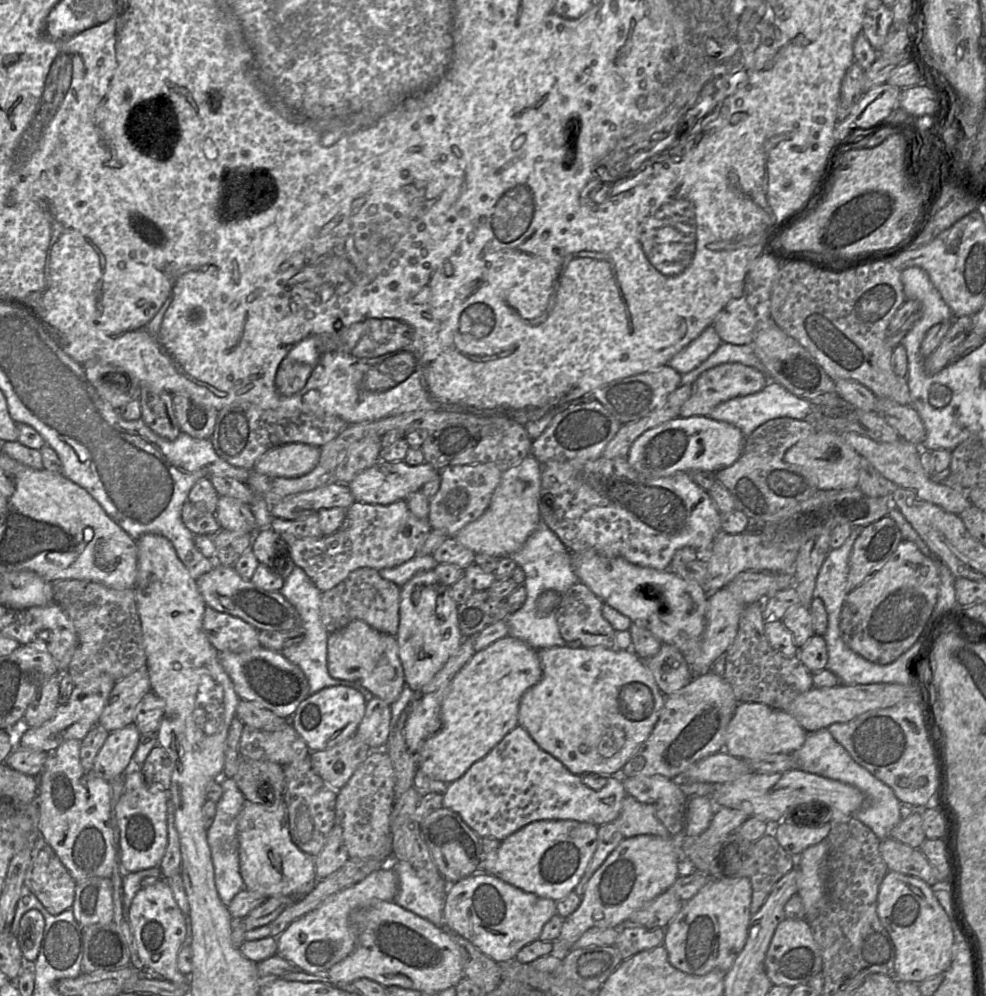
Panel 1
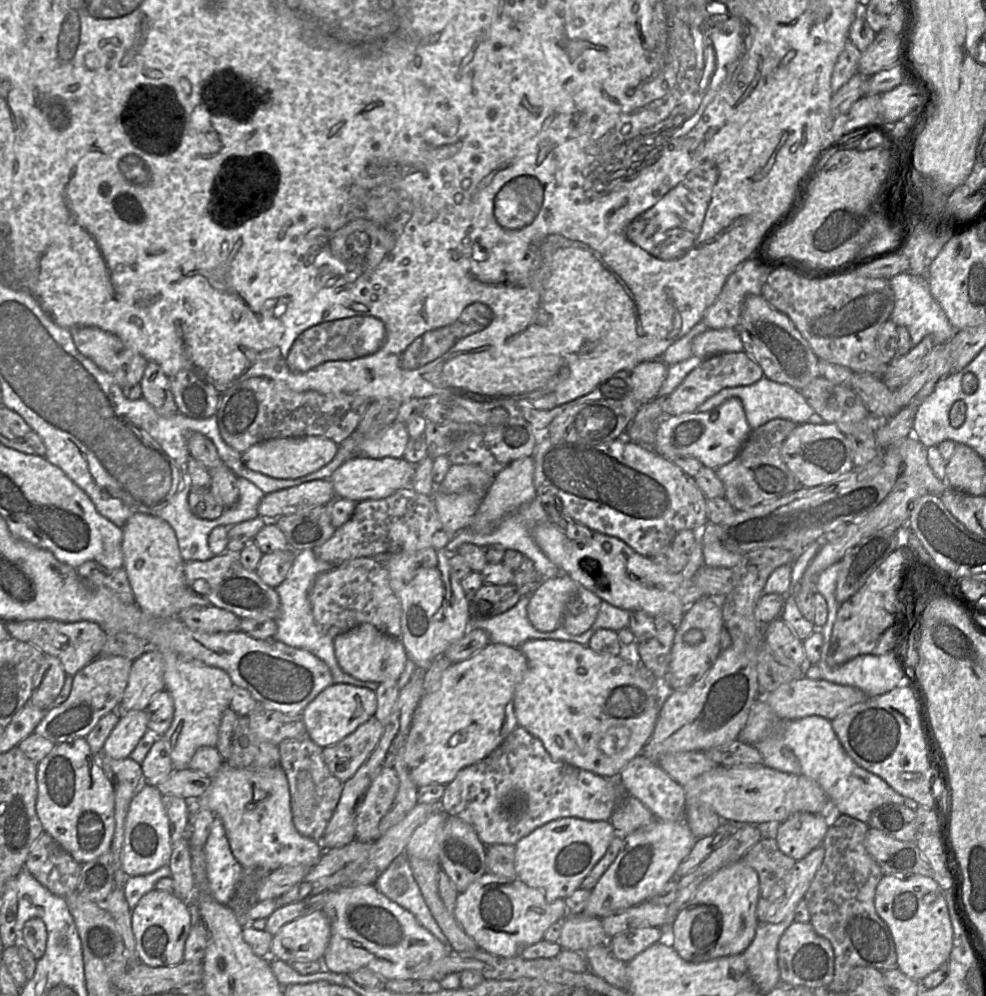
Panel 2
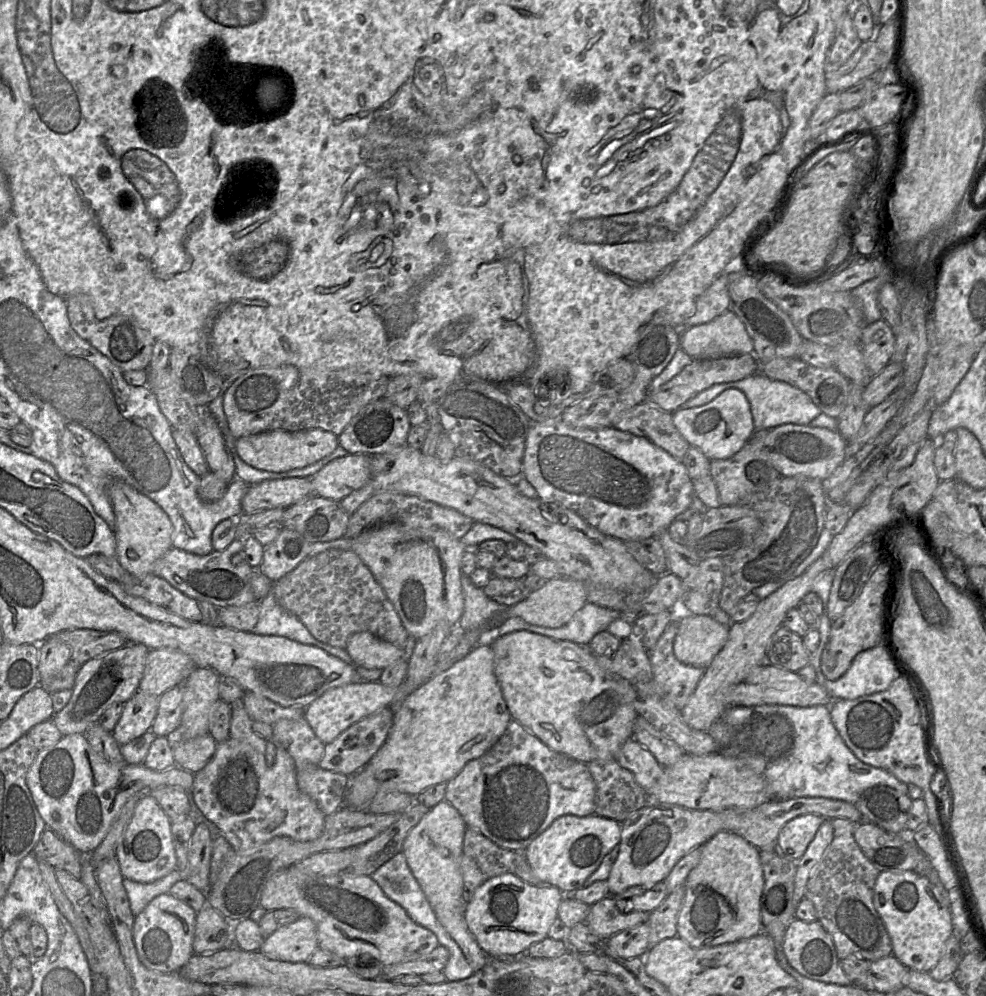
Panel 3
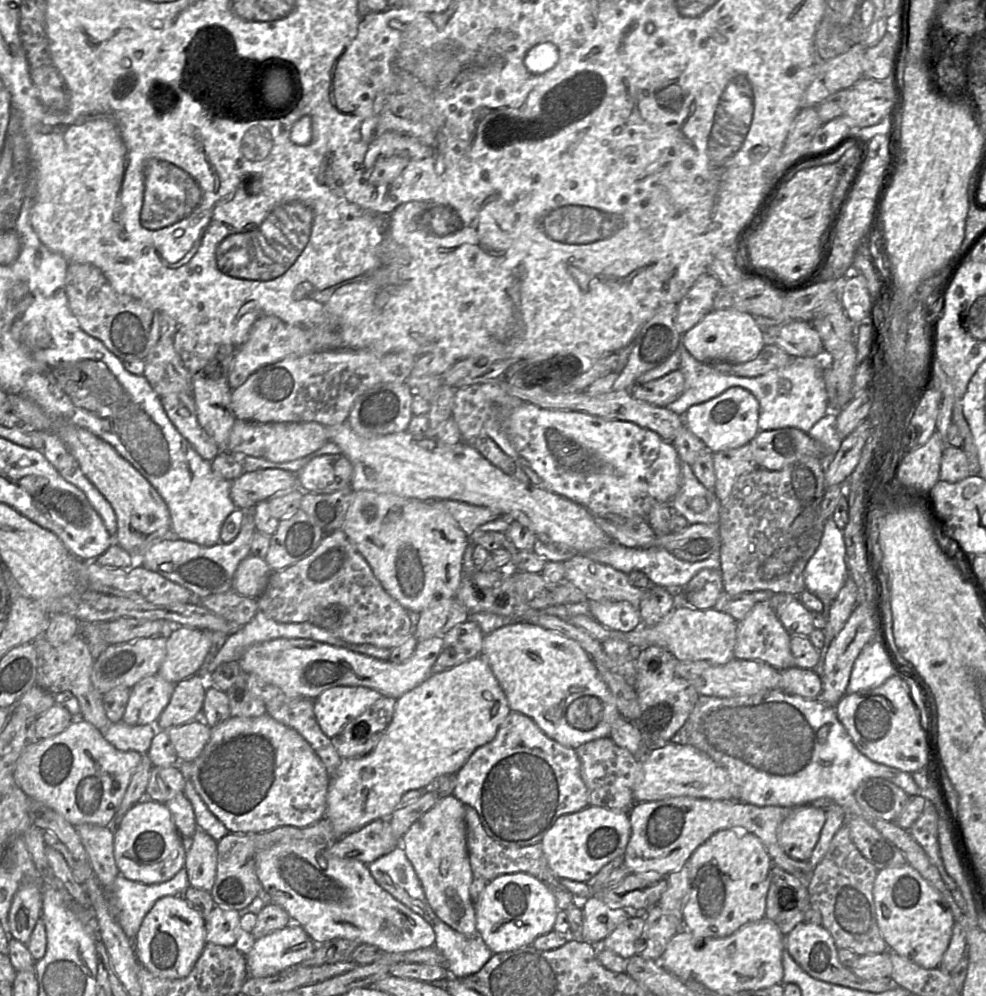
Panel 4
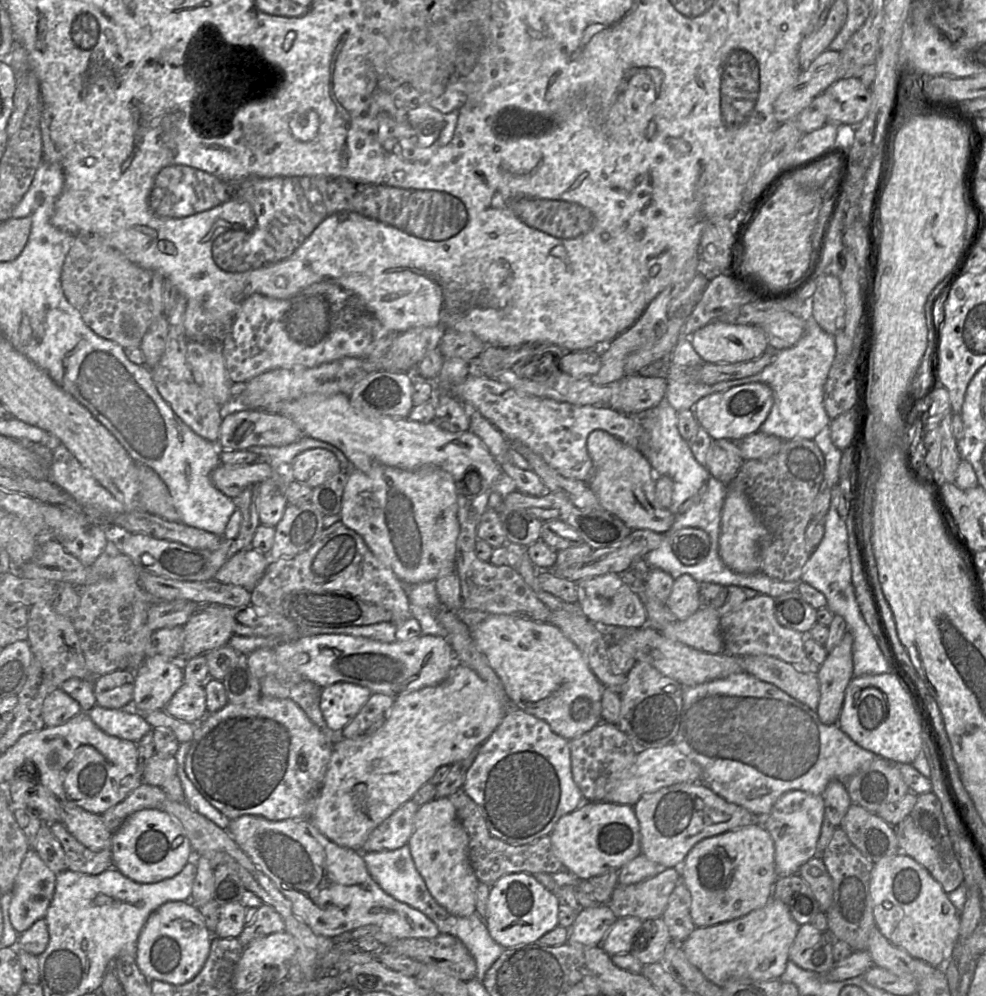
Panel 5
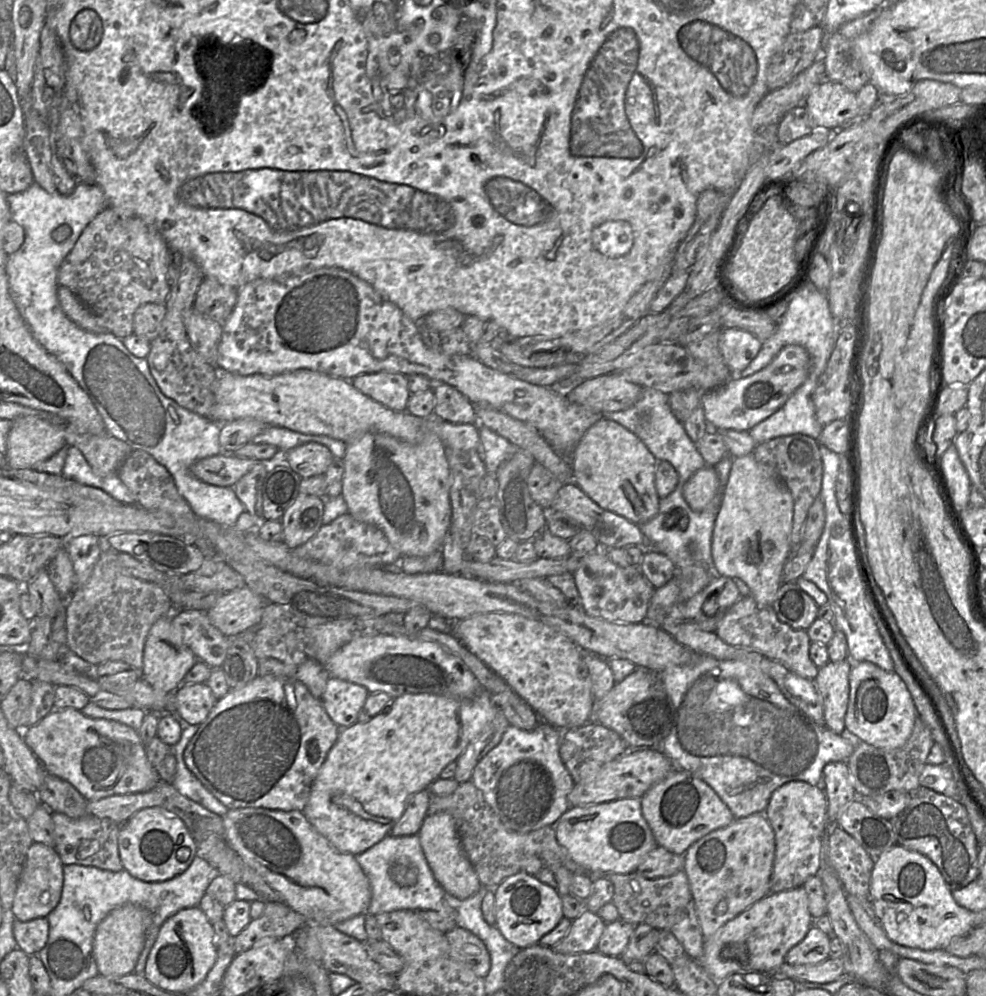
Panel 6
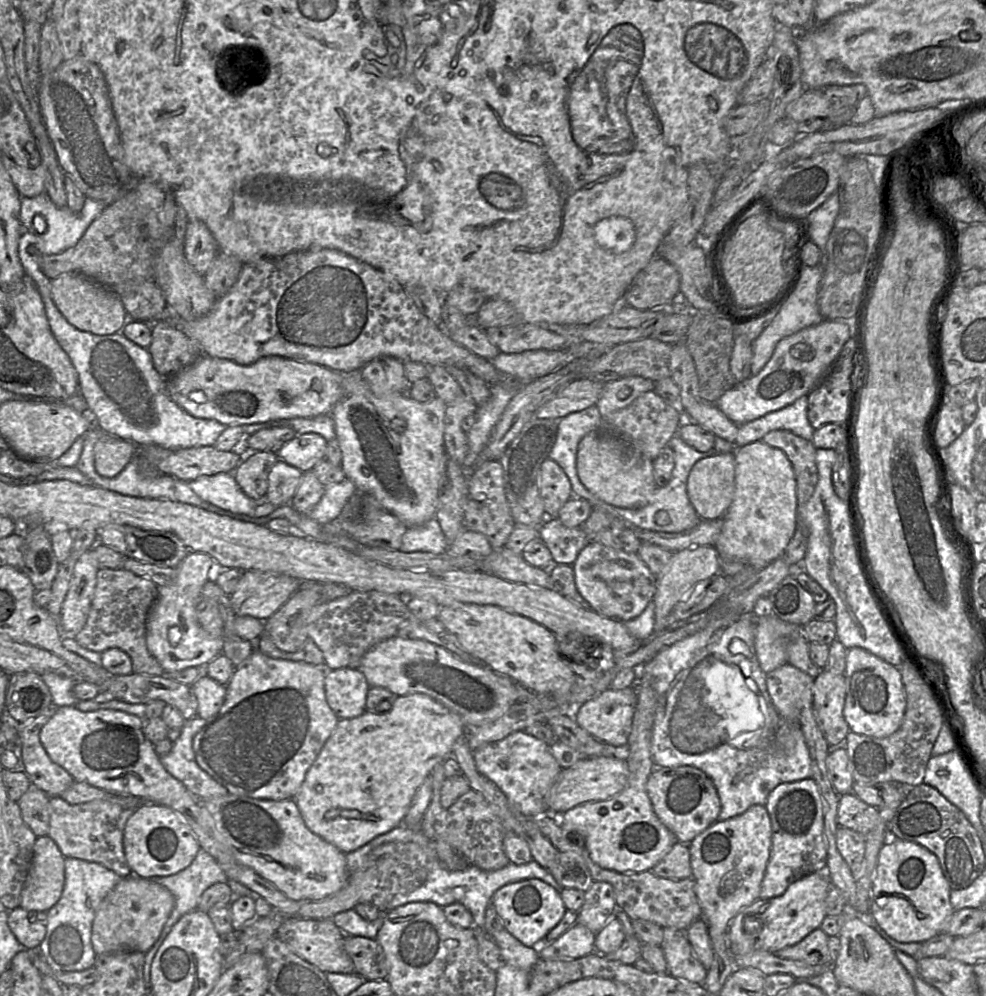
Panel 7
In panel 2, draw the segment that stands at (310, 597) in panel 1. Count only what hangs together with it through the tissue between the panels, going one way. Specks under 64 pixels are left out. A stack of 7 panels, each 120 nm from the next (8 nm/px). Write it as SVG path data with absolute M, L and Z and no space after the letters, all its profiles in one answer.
M306 549L296 553L288 576L278 587L274 588L280 598L281 611L279 617L275 620L277 632L273 636L273 640L281 641L291 647L304 649L324 661L331 671L334 684L347 683L376 692L379 686L378 683L358 680L341 669L335 657L333 639L322 634L315 623L309 594L316 578L333 567L335 565L318 559L313 549Z

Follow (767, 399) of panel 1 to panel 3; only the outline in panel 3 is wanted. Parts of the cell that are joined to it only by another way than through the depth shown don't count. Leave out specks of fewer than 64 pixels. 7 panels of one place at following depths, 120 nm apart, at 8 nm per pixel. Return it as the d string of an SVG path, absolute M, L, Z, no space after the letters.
M759 373L739 381L715 384L689 399L680 409L706 405L728 389L737 389L745 394L750 404L755 430L771 430L784 424L809 425L811 427L838 430L837 420L823 414L805 392L786 382L773 380Z

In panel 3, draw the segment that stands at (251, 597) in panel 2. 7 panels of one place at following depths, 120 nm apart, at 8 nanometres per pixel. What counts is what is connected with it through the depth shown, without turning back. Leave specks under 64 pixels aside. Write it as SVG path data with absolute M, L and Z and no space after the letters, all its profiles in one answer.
M236 538L225 550L213 550L210 554L203 556L173 546L157 560L152 573L164 578L185 595L197 601L210 602L217 608L258 602L250 583L256 569L246 561L244 544Z

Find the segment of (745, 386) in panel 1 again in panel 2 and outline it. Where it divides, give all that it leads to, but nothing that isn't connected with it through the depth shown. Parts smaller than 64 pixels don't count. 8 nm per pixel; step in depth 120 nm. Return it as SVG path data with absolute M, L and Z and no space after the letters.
M744 351L710 356L693 369L683 382L665 398L663 404L664 416L693 413L707 399L722 389L752 385L762 377L764 375L760 366Z

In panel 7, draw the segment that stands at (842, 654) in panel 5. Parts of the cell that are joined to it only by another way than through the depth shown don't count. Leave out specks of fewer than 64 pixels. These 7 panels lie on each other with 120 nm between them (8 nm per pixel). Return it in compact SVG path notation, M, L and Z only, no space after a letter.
M821 669L814 678L812 709L829 746L840 744L850 732L843 716L845 698L844 674L834 674L827 669Z

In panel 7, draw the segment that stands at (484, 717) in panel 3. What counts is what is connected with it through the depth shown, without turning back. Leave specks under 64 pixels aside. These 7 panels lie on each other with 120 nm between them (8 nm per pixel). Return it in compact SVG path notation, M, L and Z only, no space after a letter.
M423 693L395 696L392 704L384 701L377 711L365 711L355 718L339 719L293 798L304 823L311 832L345 854L402 825L419 786L438 763L452 756L455 742L469 728L459 715Z

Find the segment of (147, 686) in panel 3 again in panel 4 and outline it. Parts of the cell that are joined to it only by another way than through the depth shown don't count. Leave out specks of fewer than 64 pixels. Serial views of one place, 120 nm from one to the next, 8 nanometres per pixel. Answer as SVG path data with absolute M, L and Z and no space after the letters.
M174 626L168 633L166 656L157 674L176 684L201 673L211 645L207 632L209 631L188 626Z

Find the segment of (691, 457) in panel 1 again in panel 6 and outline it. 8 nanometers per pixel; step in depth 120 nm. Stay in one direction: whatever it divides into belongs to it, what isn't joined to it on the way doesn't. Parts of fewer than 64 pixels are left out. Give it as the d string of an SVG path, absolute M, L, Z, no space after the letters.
M787 345L768 366L755 374L746 378L737 378L737 375L732 374L724 385L702 395L704 416L708 425L715 430L751 430L785 404L806 380L810 365L810 357L805 348Z

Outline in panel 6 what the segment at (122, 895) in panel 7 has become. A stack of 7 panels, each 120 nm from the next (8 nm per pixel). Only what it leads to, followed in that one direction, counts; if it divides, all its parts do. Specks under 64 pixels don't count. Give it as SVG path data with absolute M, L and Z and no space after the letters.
M125 904L112 910L97 926L93 939L93 957L98 974L123 976L134 973L137 960L145 945L146 931L151 924L151 913L140 906Z

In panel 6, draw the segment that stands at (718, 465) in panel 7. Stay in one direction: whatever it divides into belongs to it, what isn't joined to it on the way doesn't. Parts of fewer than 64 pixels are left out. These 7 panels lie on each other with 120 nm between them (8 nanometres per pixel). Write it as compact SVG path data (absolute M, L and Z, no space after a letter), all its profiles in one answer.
M706 465L696 471L683 486L683 497L695 512L701 512L719 491L714 467Z

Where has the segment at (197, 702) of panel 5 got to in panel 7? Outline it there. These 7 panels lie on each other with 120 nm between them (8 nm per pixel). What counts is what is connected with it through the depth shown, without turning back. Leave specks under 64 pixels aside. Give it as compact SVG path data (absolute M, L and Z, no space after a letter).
M204 676L190 687L198 702L196 717L207 720L219 712L225 701L227 685Z

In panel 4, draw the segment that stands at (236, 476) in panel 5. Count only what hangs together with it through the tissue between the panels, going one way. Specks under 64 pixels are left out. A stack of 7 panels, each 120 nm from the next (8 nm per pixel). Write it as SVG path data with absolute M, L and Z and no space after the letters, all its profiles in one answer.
M258 469L253 472L243 472L231 482L230 497L237 509L242 511L252 509L255 505L274 496L286 494L299 487L297 475L281 469Z

